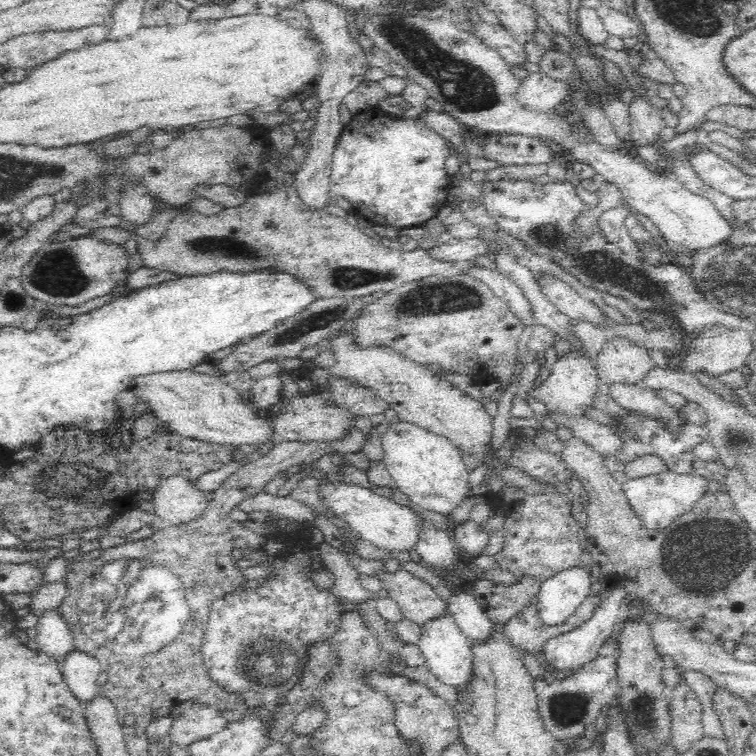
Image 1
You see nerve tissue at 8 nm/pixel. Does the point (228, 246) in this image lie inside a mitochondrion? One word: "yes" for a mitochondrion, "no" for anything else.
yes

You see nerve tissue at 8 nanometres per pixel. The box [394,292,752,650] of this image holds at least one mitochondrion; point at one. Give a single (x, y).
(703, 570)

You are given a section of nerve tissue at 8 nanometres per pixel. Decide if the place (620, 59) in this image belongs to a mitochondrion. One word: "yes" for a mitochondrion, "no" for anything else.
no

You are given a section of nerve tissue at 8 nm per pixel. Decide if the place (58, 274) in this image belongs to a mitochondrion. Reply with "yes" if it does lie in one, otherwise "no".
yes

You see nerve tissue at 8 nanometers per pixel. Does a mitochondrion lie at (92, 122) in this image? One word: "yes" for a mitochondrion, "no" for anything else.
no

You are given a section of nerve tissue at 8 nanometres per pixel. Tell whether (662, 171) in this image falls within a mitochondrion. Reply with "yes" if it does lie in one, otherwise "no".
no

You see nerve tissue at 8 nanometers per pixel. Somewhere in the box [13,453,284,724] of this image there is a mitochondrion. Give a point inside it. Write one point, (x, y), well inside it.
(119, 606)

